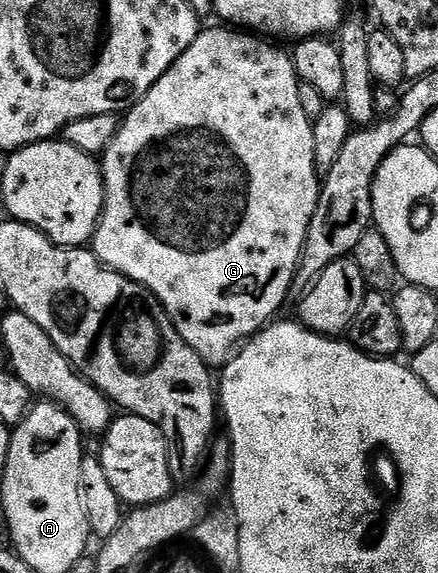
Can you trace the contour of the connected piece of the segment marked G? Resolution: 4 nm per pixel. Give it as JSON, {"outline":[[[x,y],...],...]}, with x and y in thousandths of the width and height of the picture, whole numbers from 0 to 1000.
{"outline":[[[537,47],[500,49],[509,51],[466,49],[457,54],[445,73],[422,89],[422,96],[413,96],[413,103],[404,103],[404,110],[395,110],[395,117],[386,117],[386,124],[377,131],[368,131],[368,138],[358,138],[354,150],[322,175],[308,178],[297,190],[288,192],[272,227],[263,230],[263,241],[253,244],[249,257],[231,271],[231,293],[235,298],[235,373],[226,379],[226,394],[219,396],[212,415],[212,438],[226,449],[226,454],[251,466],[251,469],[263,469],[276,480],[304,487],[315,497],[329,497],[372,531],[372,539],[386,550],[395,571],[404,571],[413,592],[422,592],[422,599],[432,599],[432,606],[441,606],[445,618],[475,640],[507,639],[553,604],[557,595],[580,588],[594,574],[603,572],[630,551],[626,546],[653,529],[655,518],[662,520],[667,517],[664,497],[674,492],[674,476],[683,471],[683,454],[687,454],[696,410],[705,403],[705,389],[715,382],[715,368],[724,361],[728,325],[733,321],[733,304],[719,295],[719,279],[715,277],[715,215],[696,201],[696,194],[687,194],[687,173],[683,171],[683,150],[687,143],[683,133],[674,129],[674,108],[667,94],[658,87],[653,92],[651,87],[635,86],[628,80],[635,77],[621,75],[598,63],[575,61],[571,56],[548,54]]]}

